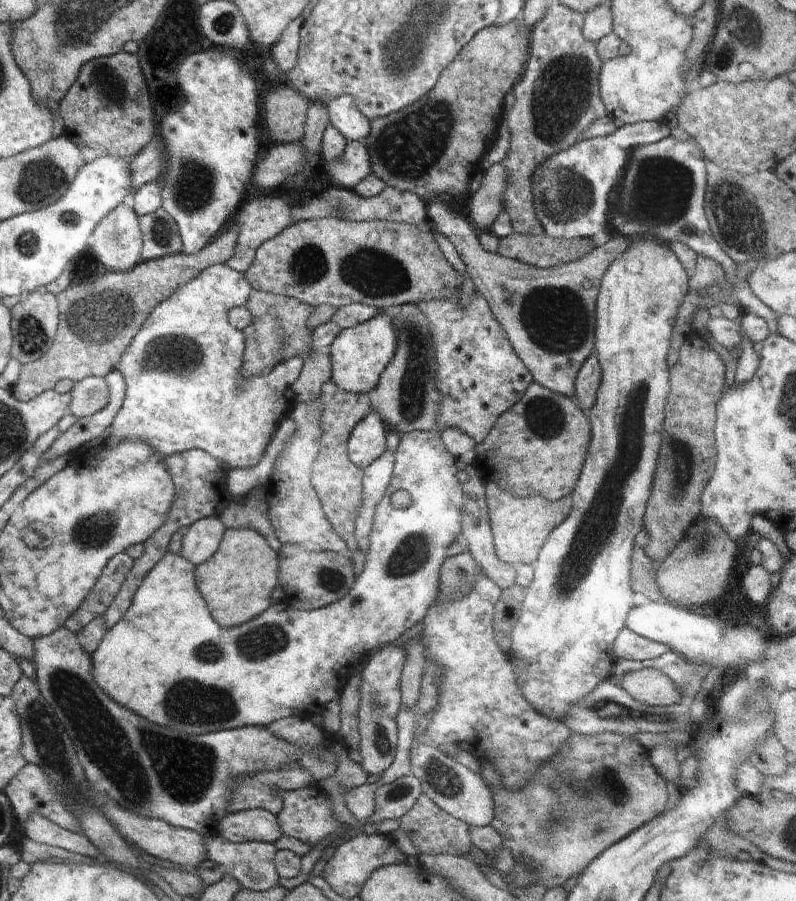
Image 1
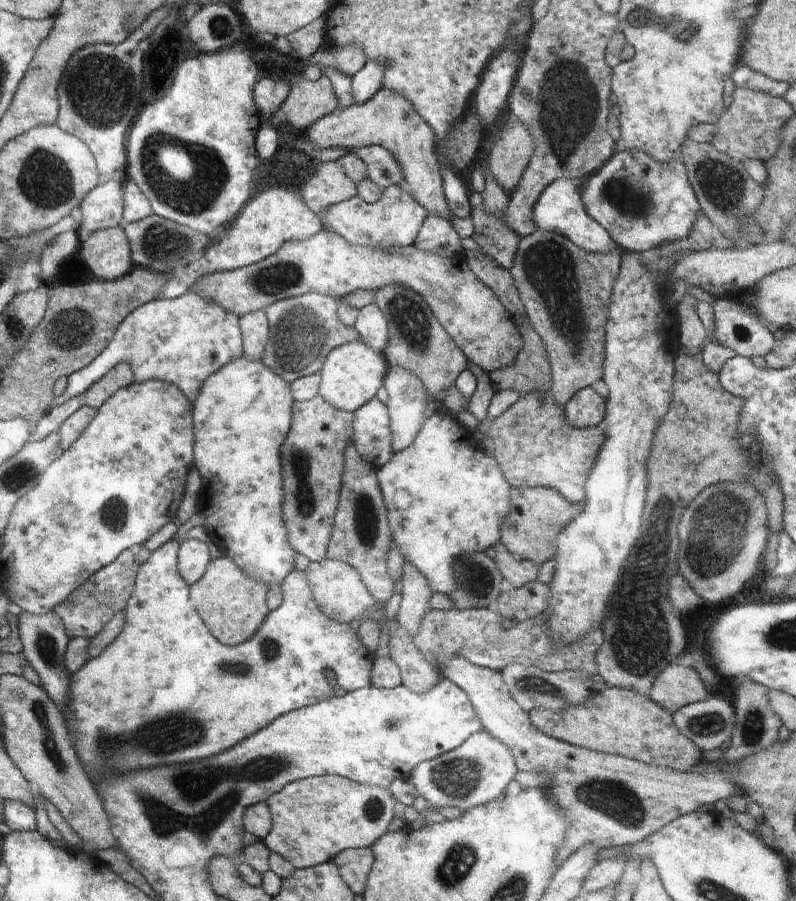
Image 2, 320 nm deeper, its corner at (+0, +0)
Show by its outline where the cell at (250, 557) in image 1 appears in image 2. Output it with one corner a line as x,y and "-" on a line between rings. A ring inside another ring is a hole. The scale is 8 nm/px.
223,554
220,558
211,559
204,578
190,586
190,598
210,634
223,645
235,647
251,639
268,616
268,589
266,583
245,575
231,558

